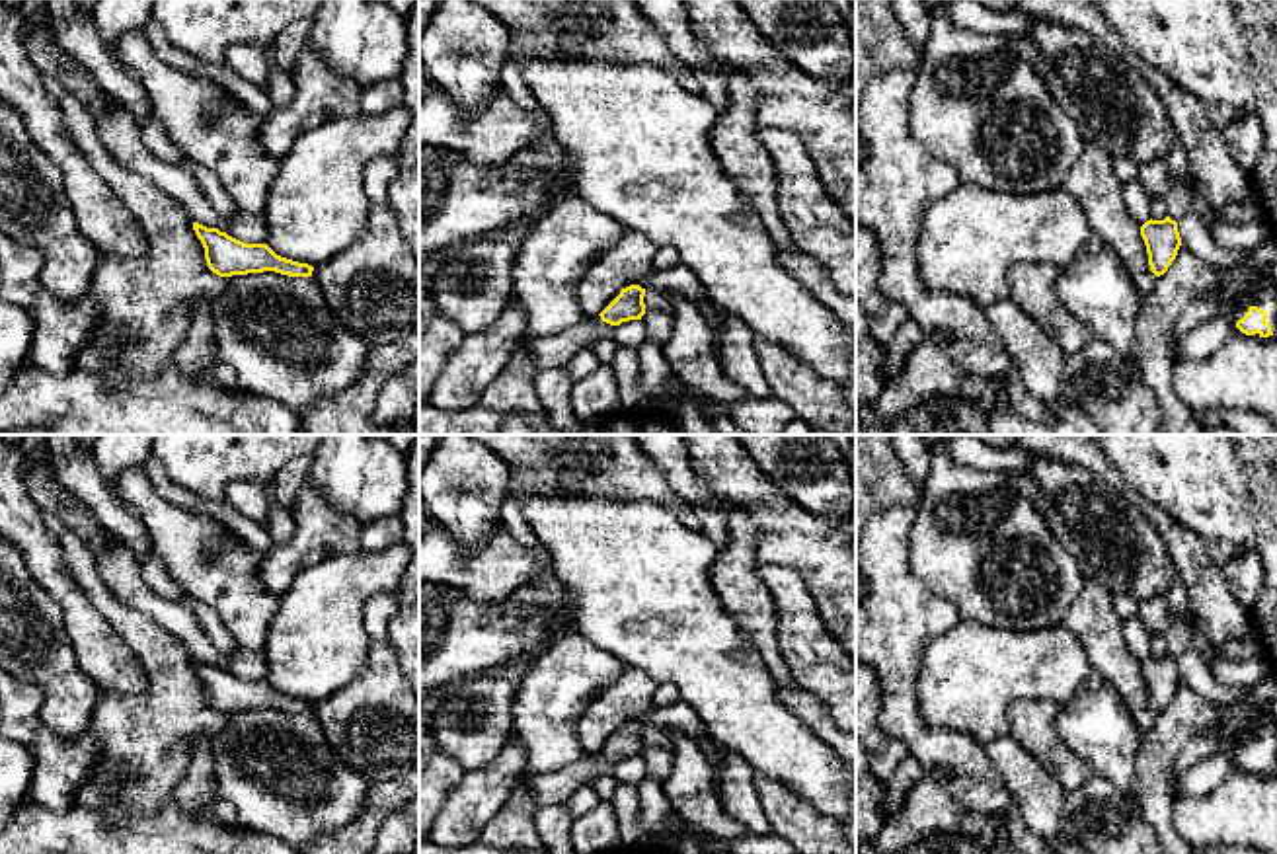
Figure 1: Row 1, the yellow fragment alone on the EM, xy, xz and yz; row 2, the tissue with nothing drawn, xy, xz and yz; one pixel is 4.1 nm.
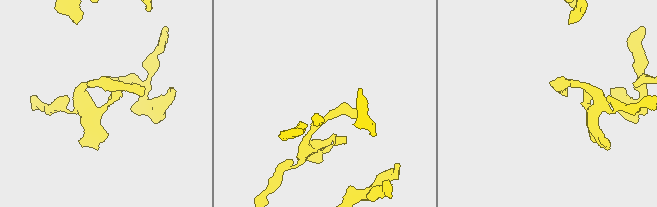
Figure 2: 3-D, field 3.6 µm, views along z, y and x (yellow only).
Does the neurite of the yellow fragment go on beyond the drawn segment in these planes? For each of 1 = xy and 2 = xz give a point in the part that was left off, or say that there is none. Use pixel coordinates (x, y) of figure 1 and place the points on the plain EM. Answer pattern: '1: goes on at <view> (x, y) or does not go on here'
1: does not go on here
2: does not go on here

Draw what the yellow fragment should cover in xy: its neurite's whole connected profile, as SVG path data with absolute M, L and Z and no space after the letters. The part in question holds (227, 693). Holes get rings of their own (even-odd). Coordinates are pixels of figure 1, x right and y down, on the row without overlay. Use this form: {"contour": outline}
{"contour": "M193 659L205 684L205 696L218 714L275 708L289 714L312 714L314 704L277 692L267 680L244 680L218 665Z"}

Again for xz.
{"contour": "M630 721L599 751L602 758L620 762L622 758L641 757L645 751L643 741L645 725Z"}

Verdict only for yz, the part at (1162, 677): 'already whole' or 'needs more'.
already whole

